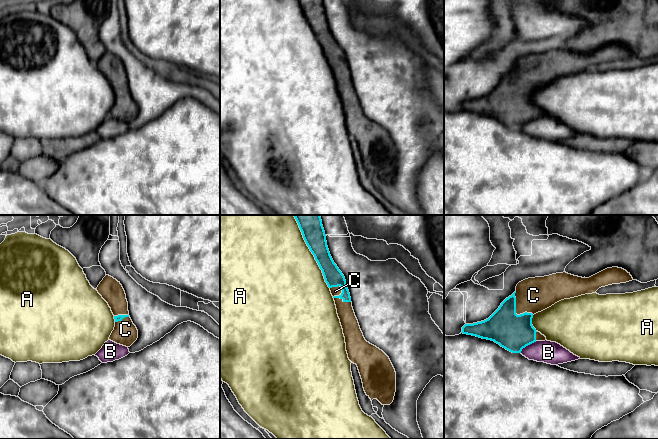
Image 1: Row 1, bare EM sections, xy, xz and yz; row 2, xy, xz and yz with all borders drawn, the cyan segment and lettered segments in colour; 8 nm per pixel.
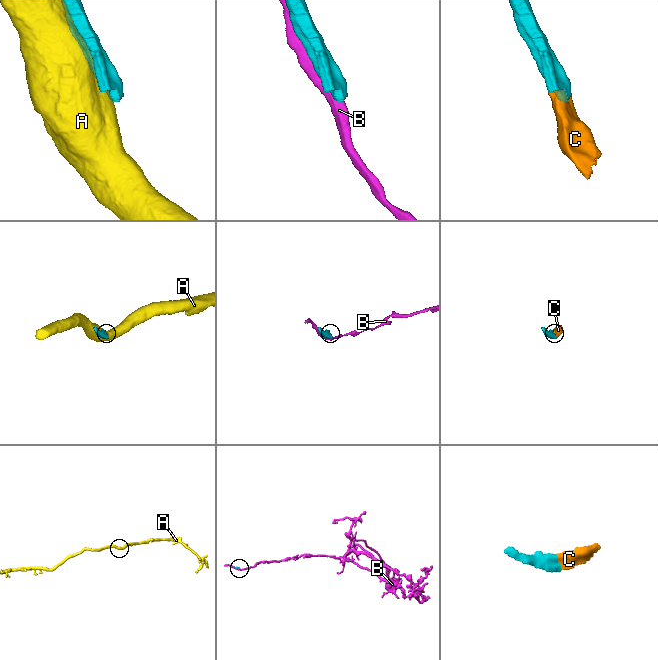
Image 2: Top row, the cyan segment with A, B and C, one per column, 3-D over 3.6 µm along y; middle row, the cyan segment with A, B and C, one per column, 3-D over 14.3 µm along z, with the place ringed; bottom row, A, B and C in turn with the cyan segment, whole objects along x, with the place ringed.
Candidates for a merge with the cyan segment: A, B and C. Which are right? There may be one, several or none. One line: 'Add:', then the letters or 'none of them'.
Add: C

